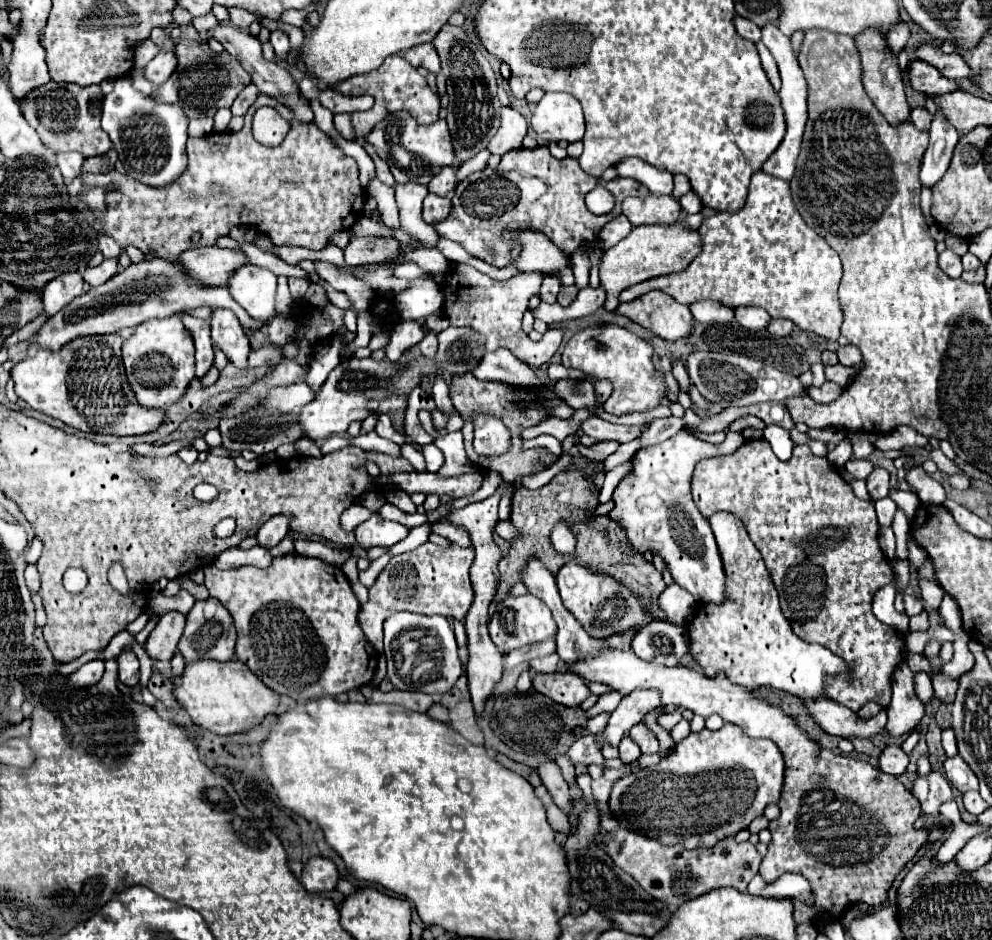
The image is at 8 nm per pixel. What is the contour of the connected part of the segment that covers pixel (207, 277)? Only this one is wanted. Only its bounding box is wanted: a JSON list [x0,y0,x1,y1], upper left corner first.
[177,245,245,287]

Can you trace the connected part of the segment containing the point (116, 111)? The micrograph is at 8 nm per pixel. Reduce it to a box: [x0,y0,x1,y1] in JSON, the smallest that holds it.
[101,77,189,187]

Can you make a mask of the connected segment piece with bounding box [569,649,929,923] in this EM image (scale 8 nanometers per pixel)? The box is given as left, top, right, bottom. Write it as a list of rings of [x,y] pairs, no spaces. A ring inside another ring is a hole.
[[[617,649],[601,651],[593,659],[579,661],[569,667],[569,671],[589,681],[601,681],[621,695],[631,693],[635,687],[659,689],[663,705],[691,709],[701,717],[717,713],[723,721],[741,727],[749,737],[765,737],[779,747],[785,759],[785,783],[779,799],[781,815],[769,821],[771,843],[759,873],[769,881],[785,871],[801,873],[809,879],[817,907],[793,901],[797,923],[813,921],[821,913],[829,913],[837,919],[847,911],[845,907],[859,901],[869,907],[879,907],[885,903],[895,877],[927,841],[929,831],[915,829],[919,803],[897,777],[885,775],[865,761],[849,755],[835,755],[821,747],[789,713],[757,697],[755,691],[729,683],[727,675],[707,677],[685,665],[663,667],[639,659],[633,651]],[[839,825],[853,827],[853,837],[839,839]]]

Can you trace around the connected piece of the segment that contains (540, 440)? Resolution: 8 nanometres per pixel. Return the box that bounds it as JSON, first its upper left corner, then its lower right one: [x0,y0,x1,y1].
[523,435,561,455]

